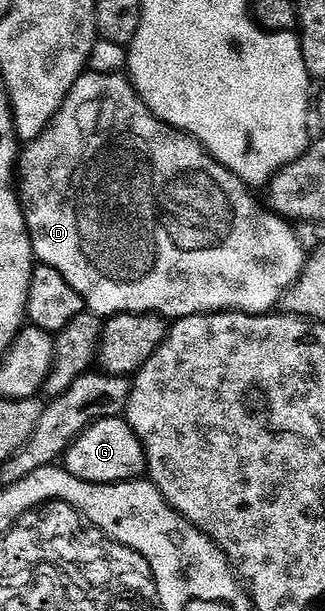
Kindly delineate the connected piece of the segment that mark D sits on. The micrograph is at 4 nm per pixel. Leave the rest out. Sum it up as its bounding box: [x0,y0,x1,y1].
[19,70,307,322]

